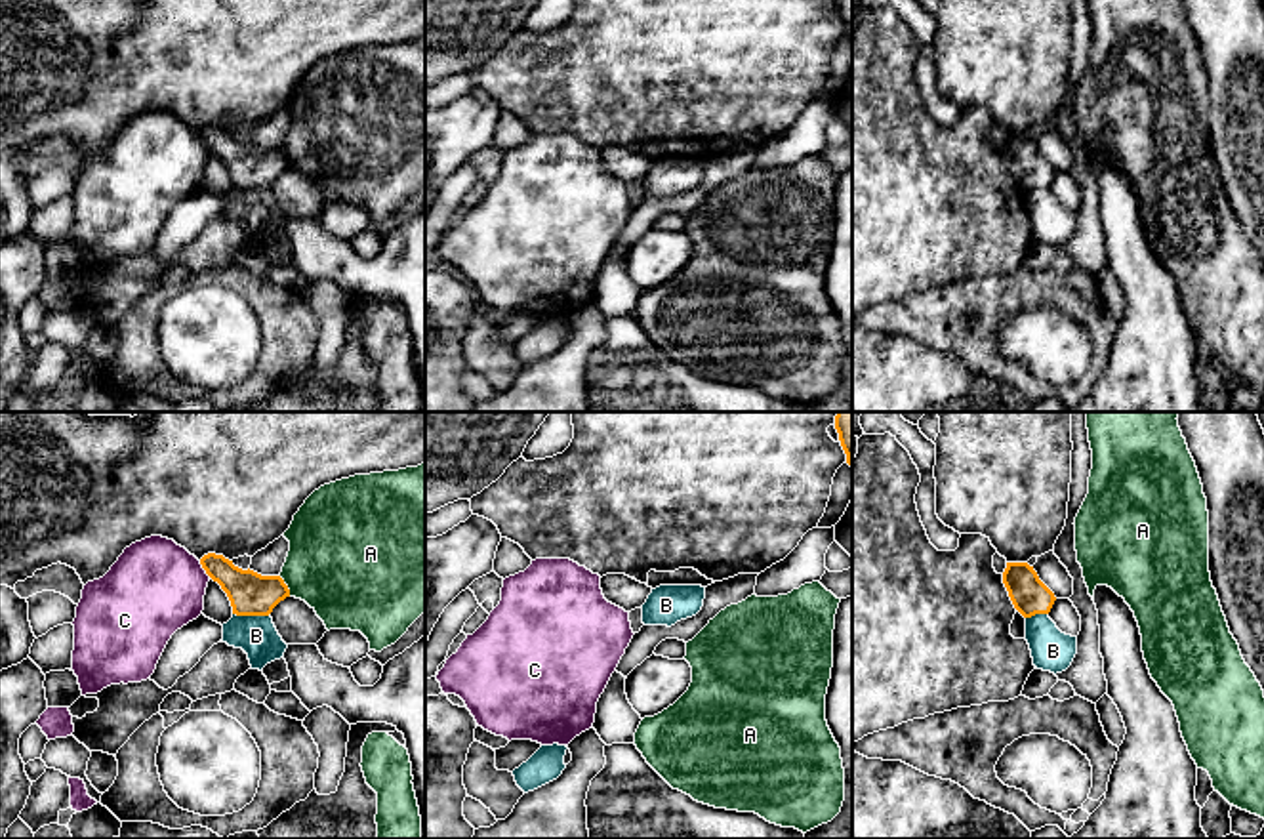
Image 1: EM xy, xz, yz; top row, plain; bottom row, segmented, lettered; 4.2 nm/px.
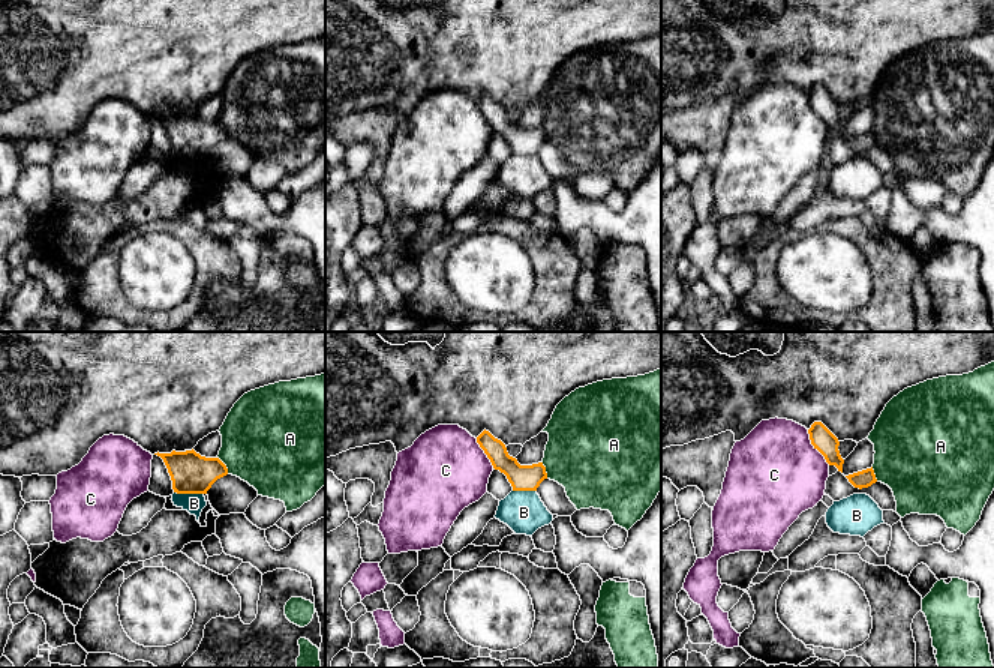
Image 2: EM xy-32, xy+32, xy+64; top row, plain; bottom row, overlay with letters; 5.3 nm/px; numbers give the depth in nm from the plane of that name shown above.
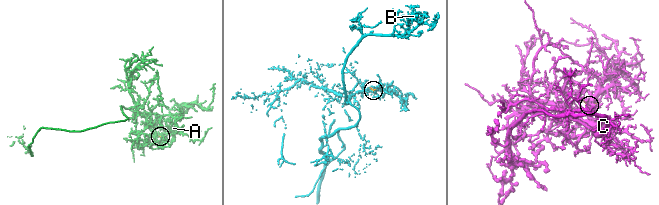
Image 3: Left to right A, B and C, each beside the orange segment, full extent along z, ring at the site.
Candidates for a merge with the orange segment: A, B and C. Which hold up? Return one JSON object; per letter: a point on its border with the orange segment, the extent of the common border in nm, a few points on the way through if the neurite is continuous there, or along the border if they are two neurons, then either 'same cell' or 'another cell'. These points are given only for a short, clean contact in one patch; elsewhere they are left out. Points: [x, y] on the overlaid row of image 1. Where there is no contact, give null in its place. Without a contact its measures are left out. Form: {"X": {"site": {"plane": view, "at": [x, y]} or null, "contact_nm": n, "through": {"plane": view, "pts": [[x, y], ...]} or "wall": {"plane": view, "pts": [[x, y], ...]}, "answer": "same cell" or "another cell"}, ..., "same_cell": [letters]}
{"A": {"site": {"plane": "xy", "at": [286, 586]}, "contact_nm": 110, "answer": "another cell"}, "B": {"site": {"plane": "xy", "at": [252, 614]}, "contact_nm": 160, "wall": {"plane": "xy", "pts": [[233, 613], [269, 614]]}, "answer": "another cell"}, "C": {"site": {"plane": "xy", "at": [203, 567]}, "contact_nm": 90, "answer": "another cell"}, "same_cell": []}

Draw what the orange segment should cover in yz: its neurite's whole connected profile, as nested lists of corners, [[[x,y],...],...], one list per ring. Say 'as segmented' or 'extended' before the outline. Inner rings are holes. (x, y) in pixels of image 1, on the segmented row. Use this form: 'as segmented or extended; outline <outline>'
as segmented; outline [[[1007,563],[1003,583],[1014,608],[1024,616],[1049,614],[1056,597],[1028,563]]]

